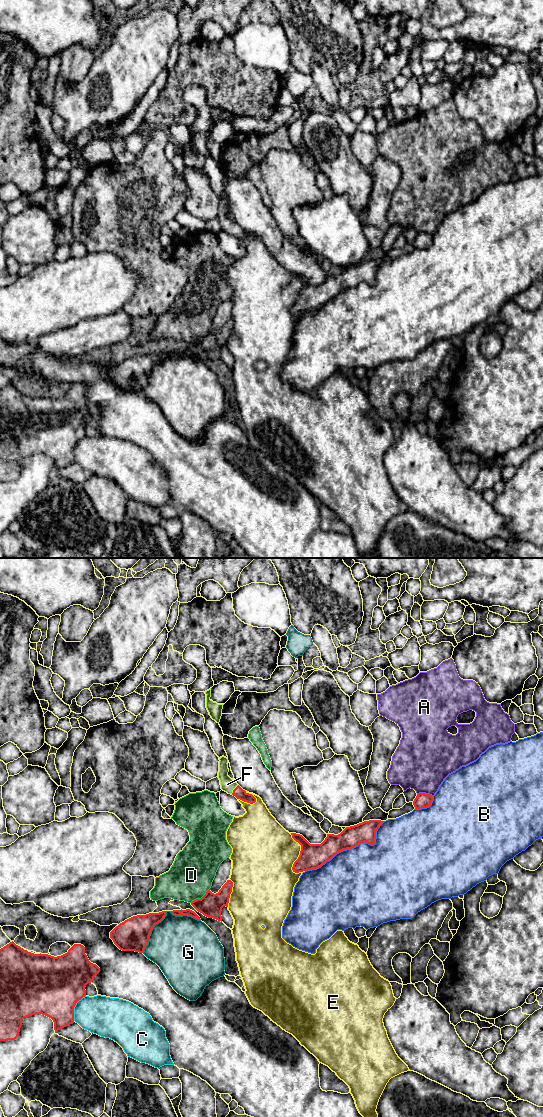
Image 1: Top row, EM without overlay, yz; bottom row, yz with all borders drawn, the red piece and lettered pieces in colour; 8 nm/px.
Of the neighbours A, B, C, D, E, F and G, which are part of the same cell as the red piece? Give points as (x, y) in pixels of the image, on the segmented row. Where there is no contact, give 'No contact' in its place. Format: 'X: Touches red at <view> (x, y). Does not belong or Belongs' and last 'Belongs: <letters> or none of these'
A: Touches red at yz (425, 793). Does not belong
B: Touches red at yz (350, 848). Does not belong
C: Touches red at yz (74, 1006). Does not belong
D: Touches red at yz (201, 898). Does not belong
E: Touches red at yz (299, 856). Does not belong
F: Touches red at yz (233, 790). Belongs
G: Touches red at yz (151, 930). Does not belong
Belongs: F

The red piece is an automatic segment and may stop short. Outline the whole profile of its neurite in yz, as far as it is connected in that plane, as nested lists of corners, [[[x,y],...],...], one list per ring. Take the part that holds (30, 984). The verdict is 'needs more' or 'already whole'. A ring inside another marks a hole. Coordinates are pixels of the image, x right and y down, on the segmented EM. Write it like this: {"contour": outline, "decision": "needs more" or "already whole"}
{"contour": [[[13,941],[0,949],[0,1041],[15,1040],[22,1020],[42,1014],[54,1022],[55,1033],[74,1022],[74,1007],[86,996],[85,987],[100,968],[89,961],[85,947],[74,944],[61,956],[34,954]]], "decision": "already whole"}

